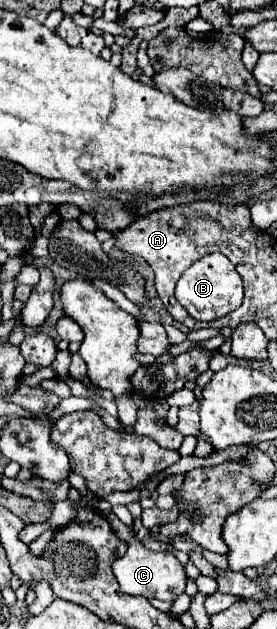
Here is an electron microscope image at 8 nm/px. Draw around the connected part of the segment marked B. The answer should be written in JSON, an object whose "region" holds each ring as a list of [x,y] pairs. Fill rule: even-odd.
{"region":[[[221,252],[207,254],[205,258],[193,262],[175,286],[175,298],[195,320],[215,320],[233,312],[243,300],[243,282],[235,266]]]}

